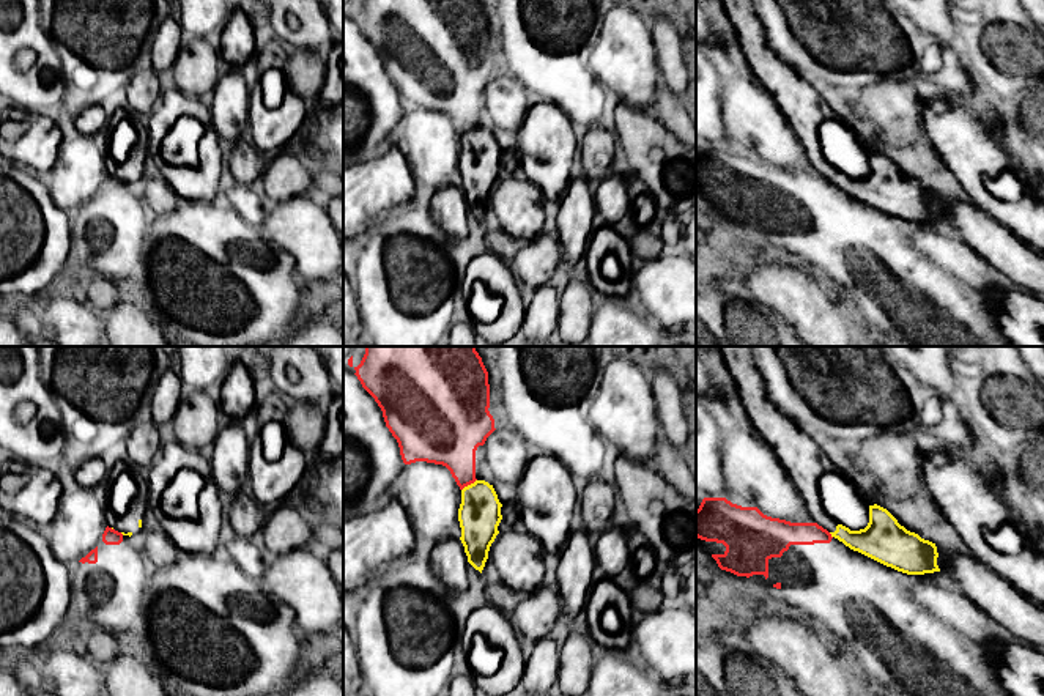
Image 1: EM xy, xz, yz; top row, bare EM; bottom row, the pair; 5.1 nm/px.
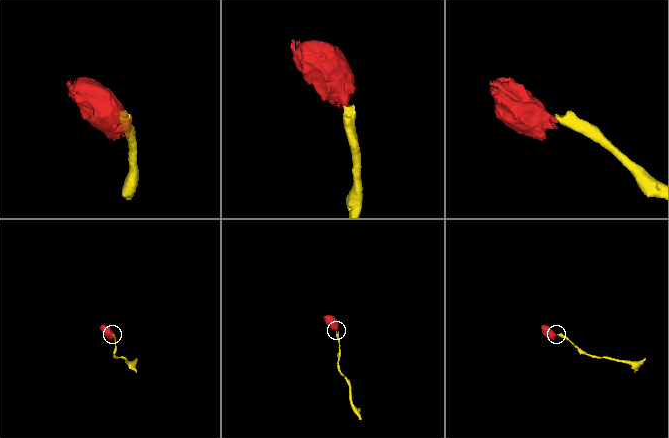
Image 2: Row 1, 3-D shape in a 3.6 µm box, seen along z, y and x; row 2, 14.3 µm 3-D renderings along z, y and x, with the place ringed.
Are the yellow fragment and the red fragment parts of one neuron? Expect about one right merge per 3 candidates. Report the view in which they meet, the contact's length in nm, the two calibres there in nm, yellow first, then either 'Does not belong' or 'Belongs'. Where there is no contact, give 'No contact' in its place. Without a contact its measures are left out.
Touches yellow in xz. Shared border 100 nm. Thickness 220 nm (yellow) against 280 nm. Does not belong

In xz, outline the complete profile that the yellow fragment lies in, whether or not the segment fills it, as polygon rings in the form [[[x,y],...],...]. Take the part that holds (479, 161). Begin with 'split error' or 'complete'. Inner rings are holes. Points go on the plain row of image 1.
complete | [[[476,128],[461,137],[461,151],[458,156],[460,187],[465,194],[468,209],[480,220],[488,206],[490,194],[499,181],[501,154],[502,151],[493,132],[485,128]]]

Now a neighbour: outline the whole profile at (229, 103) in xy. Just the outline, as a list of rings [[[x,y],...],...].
[[[239,68],[219,77],[211,96],[208,98],[211,126],[230,146],[235,145],[249,126],[249,96],[250,91],[246,85]]]

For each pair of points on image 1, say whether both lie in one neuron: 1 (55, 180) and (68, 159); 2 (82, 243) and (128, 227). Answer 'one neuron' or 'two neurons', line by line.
1: one neuron
2: one neuron

